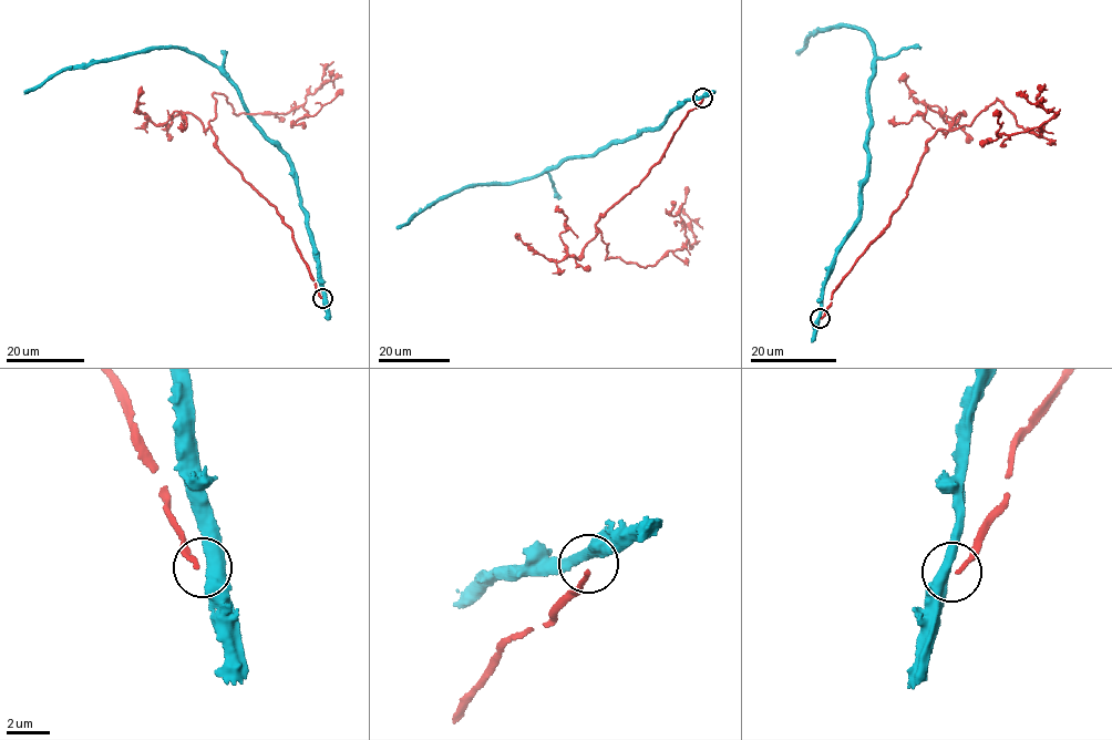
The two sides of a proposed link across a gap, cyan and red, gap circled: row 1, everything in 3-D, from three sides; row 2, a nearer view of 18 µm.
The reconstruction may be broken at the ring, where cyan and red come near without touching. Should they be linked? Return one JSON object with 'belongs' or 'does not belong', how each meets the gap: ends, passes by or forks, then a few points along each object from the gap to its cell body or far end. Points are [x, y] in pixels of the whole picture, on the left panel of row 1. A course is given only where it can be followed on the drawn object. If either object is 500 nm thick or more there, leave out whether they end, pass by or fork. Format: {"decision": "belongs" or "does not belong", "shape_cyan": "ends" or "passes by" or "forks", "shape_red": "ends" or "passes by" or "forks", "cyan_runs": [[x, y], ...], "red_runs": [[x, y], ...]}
{"decision": "does not belong", "cyan_runs": [[322, 298], [291, 160], [216, 68], [184, 49], [142, 50], [59, 71], [24, 93]], "red_runs": [[321, 298], [289, 228], [208, 126], [214, 93], [236, 114], [301, 104], [309, 115], [342, 89]]}

